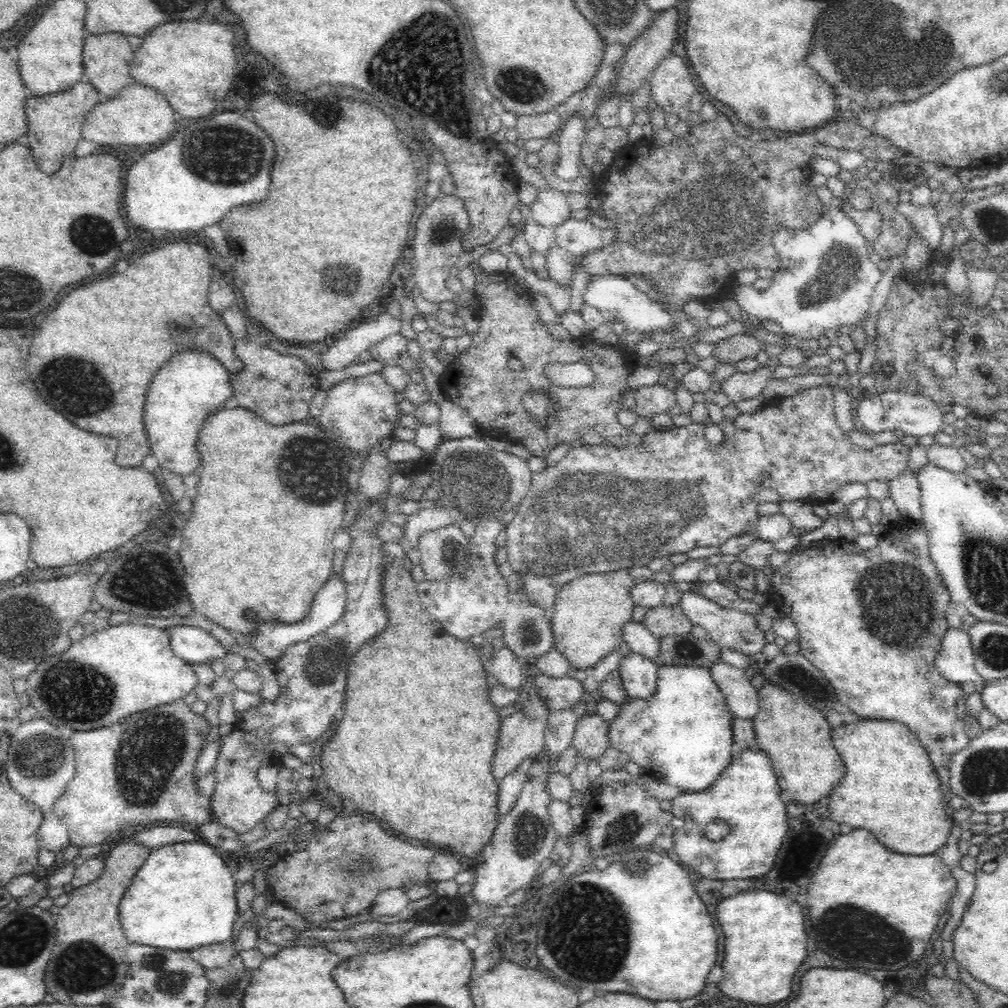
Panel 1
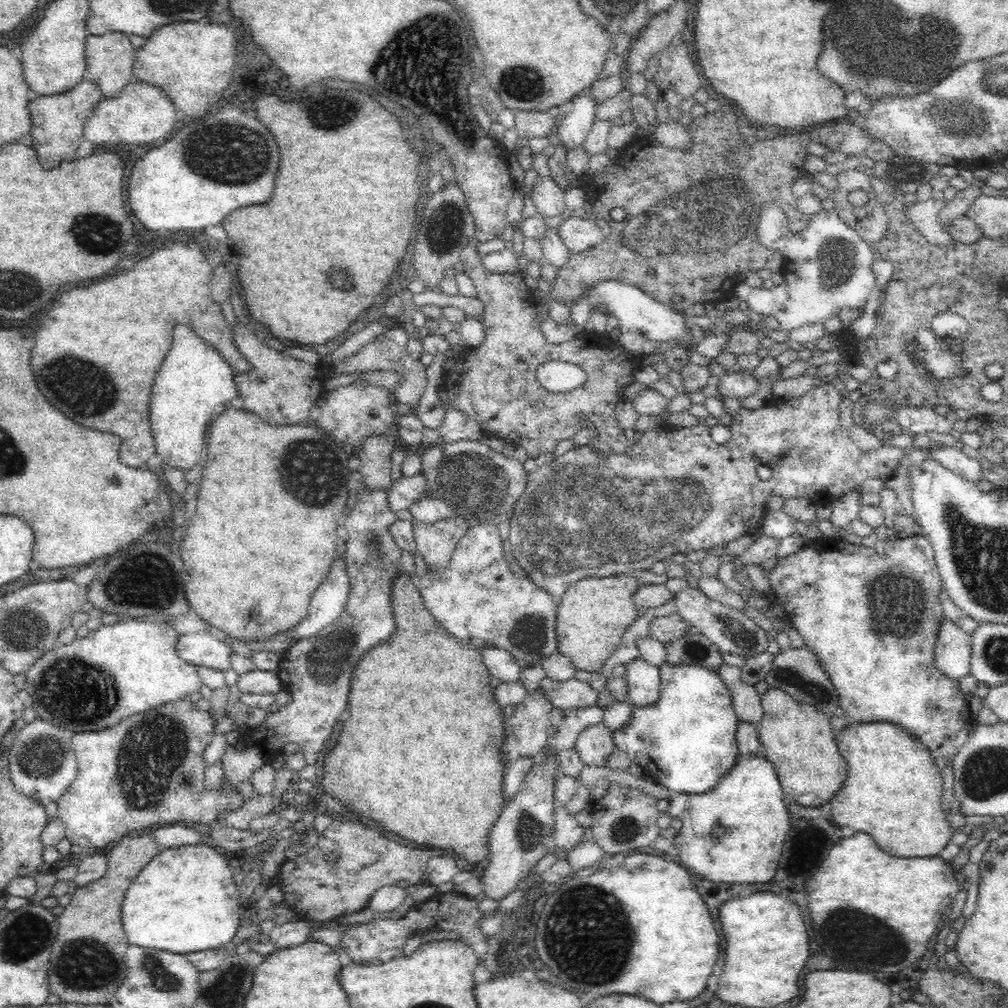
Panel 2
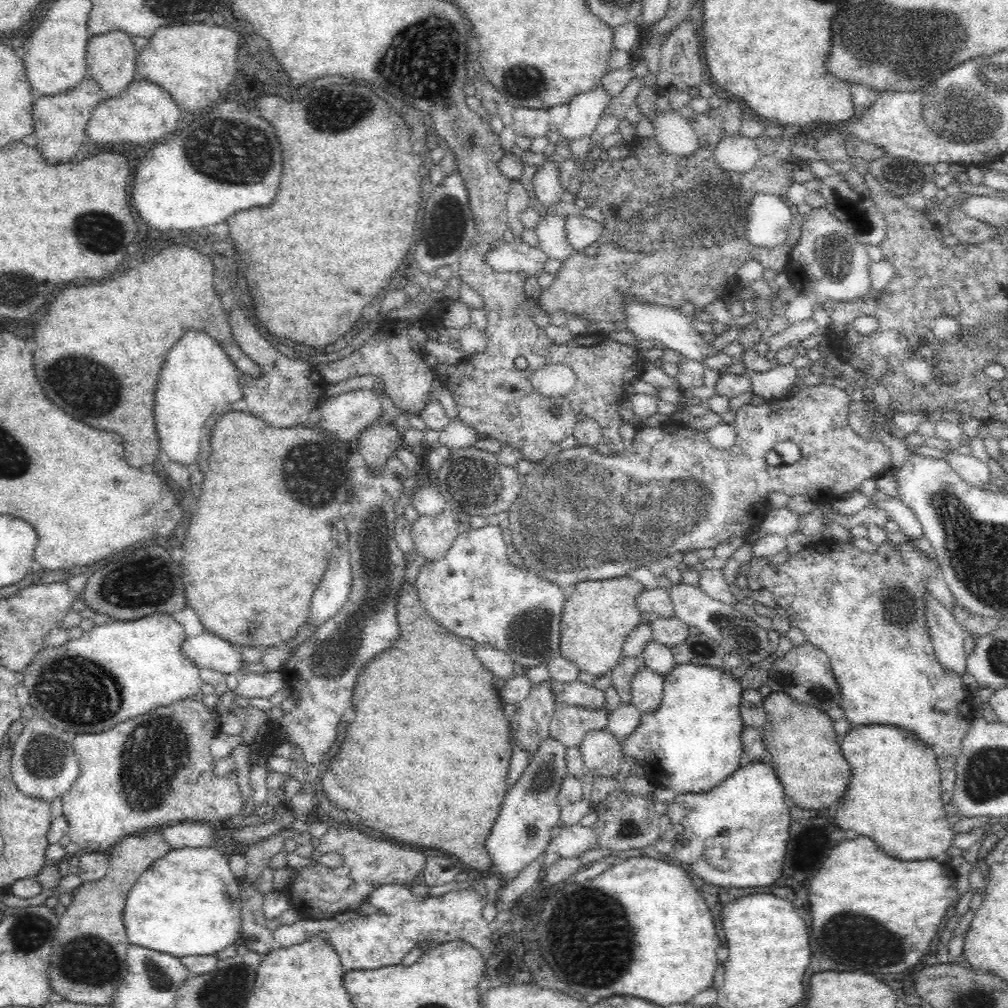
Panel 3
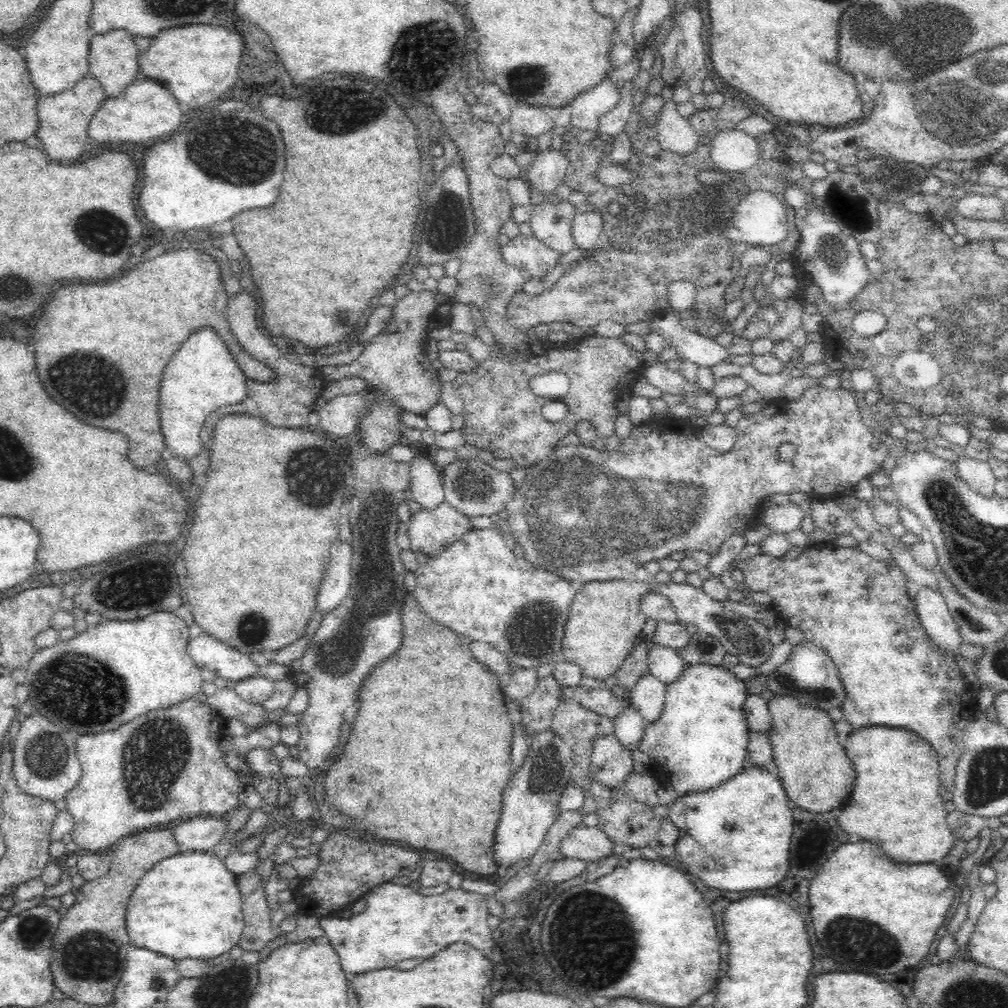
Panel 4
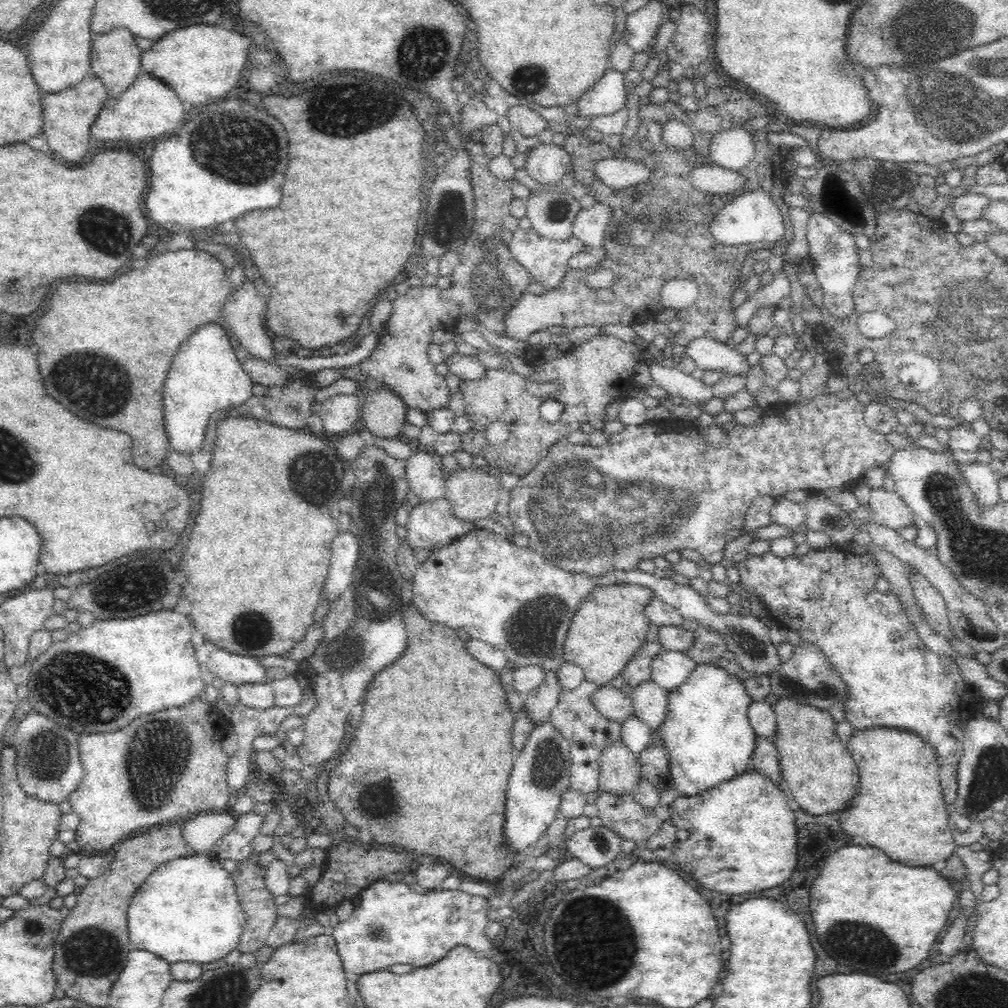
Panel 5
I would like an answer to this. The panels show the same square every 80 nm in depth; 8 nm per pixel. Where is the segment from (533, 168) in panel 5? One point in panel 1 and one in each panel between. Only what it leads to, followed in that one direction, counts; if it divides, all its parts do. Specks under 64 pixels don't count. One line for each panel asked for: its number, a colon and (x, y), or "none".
1: (550, 209)
2: (549, 199)
3: (548, 191)
4: (546, 172)

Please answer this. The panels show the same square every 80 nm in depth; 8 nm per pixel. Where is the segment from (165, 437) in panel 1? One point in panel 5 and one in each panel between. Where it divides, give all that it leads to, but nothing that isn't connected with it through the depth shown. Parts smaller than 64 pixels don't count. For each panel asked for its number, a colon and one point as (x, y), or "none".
2: (194, 379)
3: (197, 377)
4: (203, 376)
5: (205, 376)

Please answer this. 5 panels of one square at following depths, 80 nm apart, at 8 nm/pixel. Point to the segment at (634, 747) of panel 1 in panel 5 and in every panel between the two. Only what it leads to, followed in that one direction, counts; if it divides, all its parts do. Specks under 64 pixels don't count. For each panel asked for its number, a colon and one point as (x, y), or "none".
2: (686, 740)
3: (691, 742)
4: (699, 741)
5: (707, 735)

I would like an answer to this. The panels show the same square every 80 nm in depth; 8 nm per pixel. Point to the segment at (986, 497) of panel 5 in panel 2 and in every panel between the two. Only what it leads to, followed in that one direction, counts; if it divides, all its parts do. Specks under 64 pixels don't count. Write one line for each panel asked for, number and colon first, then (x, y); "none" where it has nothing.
2: (952, 458)
3: (974, 472)
4: (977, 474)

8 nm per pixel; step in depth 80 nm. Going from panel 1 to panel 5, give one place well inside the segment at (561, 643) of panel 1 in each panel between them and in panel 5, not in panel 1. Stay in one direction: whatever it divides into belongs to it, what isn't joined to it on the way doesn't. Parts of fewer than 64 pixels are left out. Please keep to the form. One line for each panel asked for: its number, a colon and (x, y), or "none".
2: (592, 615)
3: (597, 616)
4: (604, 620)
5: (609, 626)

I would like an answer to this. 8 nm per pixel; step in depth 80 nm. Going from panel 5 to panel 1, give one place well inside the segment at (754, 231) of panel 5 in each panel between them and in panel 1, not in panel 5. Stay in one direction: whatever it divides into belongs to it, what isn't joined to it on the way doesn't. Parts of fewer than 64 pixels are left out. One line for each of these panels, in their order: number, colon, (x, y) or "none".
1: (827, 275)
2: (828, 268)
3: (769, 217)
4: (760, 219)

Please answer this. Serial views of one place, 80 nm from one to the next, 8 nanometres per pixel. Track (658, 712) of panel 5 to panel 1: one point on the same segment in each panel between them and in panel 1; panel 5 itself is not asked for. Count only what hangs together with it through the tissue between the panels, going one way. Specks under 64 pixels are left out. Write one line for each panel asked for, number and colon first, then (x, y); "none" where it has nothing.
1: (638, 674)
2: (642, 678)
3: (647, 686)
4: (647, 697)

